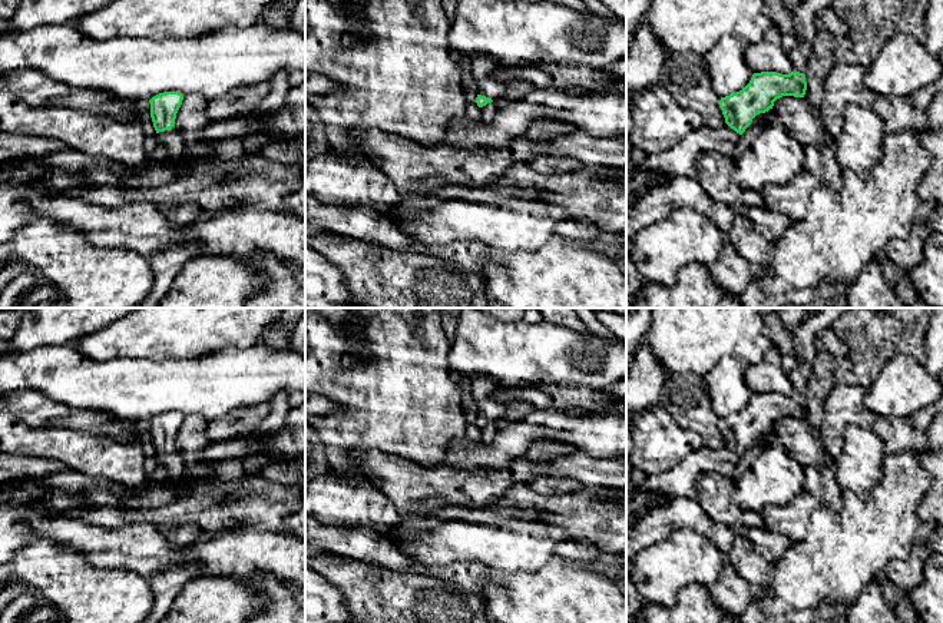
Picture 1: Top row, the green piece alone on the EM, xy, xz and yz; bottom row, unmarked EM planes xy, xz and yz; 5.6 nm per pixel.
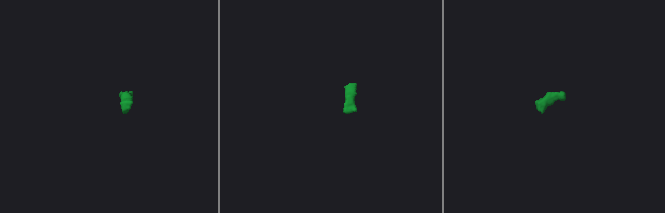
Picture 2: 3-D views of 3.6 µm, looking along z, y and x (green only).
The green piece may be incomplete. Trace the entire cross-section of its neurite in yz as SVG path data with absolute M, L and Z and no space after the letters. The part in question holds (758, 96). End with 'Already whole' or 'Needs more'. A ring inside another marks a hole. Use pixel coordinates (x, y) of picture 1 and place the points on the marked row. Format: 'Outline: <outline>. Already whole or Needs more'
Outline: M801 0L791 11L797 44L788 52L794 66L790 74L777 72L754 73L750 83L739 92L721 97L719 107L725 117L721 127L702 125L669 150L646 155L643 162L632 168L632 178L641 173L655 173L664 178L695 176L697 158L704 152L719 152L732 156L741 135L752 119L772 109L782 96L804 97L807 90L805 67L813 40L817 33L814 17L834 0Z. Needs more

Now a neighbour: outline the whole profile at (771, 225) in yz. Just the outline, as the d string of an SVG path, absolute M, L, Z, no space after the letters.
M742 206L738 209L745 218L750 219L752 226L761 233L768 243L774 242L793 225L784 215L778 215L762 206Z

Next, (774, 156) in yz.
M767 125L735 159L732 179L751 190L785 185L804 170L804 149L782 125Z

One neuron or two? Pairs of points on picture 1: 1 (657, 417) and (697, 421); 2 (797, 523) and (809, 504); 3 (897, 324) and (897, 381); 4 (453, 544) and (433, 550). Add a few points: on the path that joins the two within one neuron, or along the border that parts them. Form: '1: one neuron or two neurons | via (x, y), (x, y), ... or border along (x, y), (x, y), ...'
1: two neurons | border along (659, 403), (680, 426), (694, 431), (701, 440)
2: one neuron | via (797, 519), (804, 509)
3: two neurons | border along (923, 363), (903, 354), (896, 354), (874, 380)
4: one neuron | via (449, 544), (437, 546)

